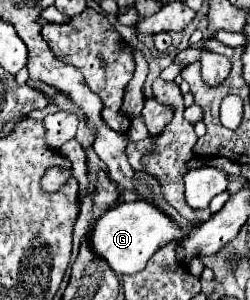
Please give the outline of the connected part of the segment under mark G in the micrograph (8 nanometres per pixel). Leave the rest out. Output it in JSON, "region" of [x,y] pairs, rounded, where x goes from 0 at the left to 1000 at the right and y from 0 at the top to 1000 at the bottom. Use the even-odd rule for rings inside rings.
{"region":[[[548,667],[484,673],[452,687],[428,713],[412,713],[412,727],[372,747],[348,800],[364,807],[364,833],[380,833],[380,847],[412,860],[460,913],[548,913],[636,827],[652,827],[684,800],[732,793],[740,780],[748,767],[716,760],[708,740],[652,713],[636,693],[604,687],[596,673]]]}

